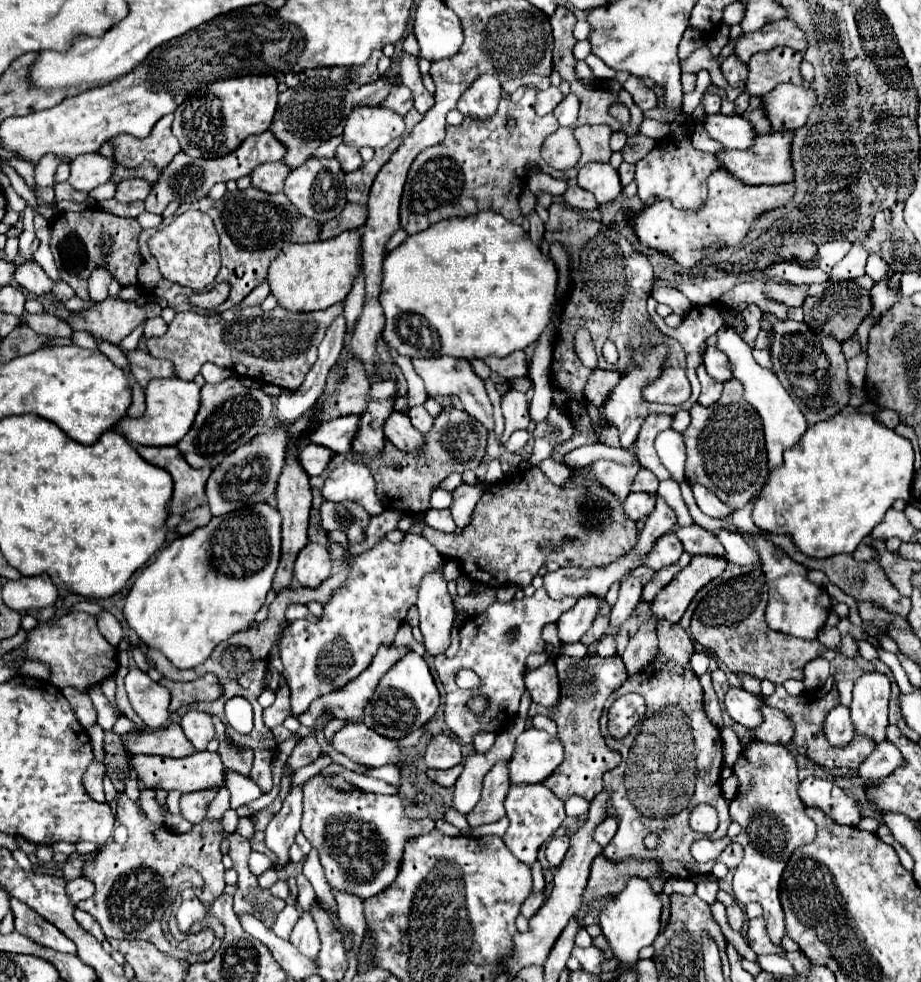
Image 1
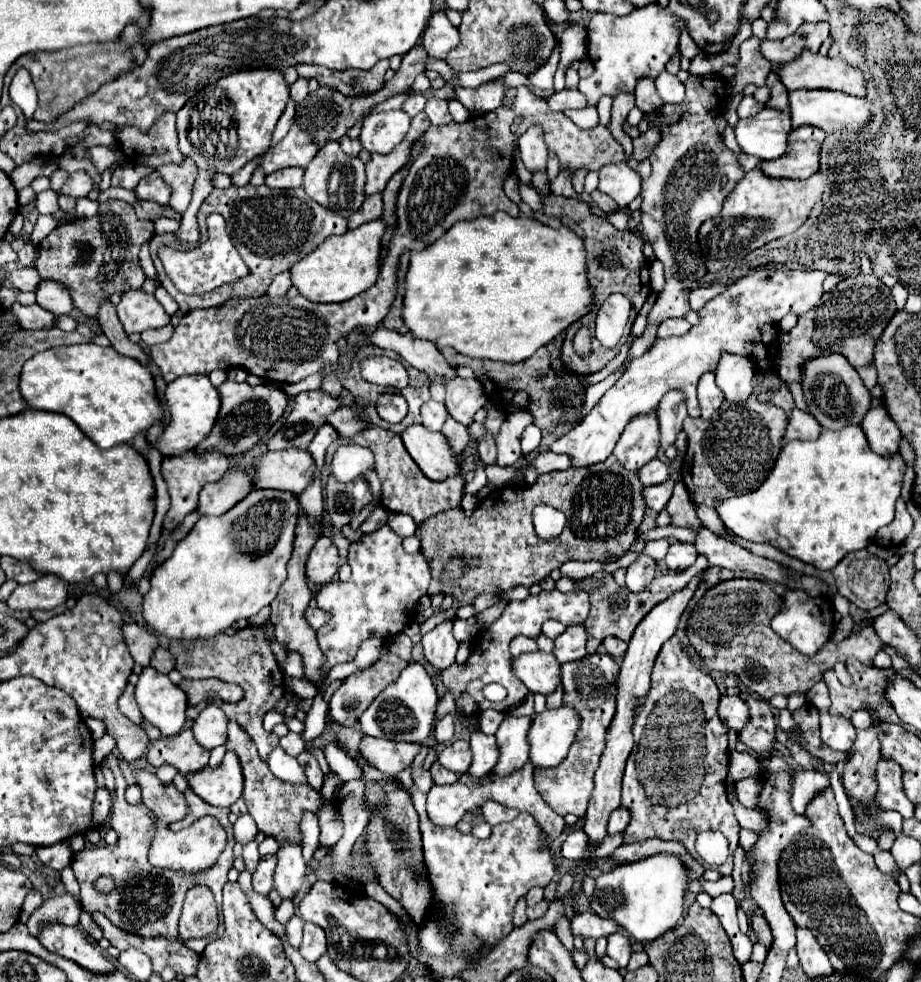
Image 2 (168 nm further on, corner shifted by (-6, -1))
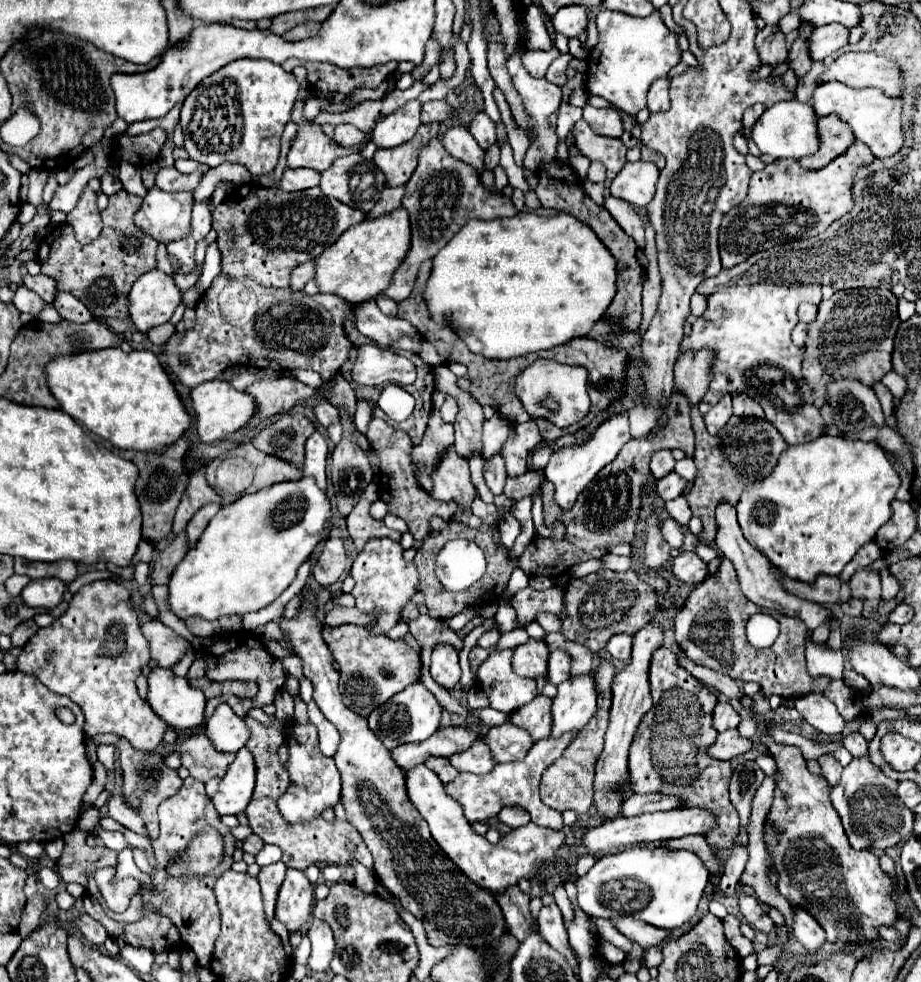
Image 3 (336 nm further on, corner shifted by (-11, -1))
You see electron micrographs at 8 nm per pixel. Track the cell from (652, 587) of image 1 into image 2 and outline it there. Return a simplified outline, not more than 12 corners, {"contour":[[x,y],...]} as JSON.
{"contour":[[698,556],[684,572],[652,580],[630,594],[608,572],[590,592],[588,654],[606,636],[630,640],[638,622],[662,600],[708,568]]}

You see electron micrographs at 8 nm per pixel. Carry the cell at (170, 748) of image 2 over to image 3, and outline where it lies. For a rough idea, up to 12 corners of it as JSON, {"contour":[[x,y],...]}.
{"contour":[[203,732],[179,738],[175,752],[203,784],[223,778],[235,754],[217,752]]}

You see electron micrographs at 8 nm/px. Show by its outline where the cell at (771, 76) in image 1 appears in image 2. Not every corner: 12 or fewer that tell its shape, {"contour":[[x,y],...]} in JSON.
{"contour":[[814,52],[780,64],[788,90],[824,88],[860,98],[858,68]]}

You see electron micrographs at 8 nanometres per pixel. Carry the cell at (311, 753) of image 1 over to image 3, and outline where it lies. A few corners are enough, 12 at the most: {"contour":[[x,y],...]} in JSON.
{"contour":[[323,626],[343,702],[357,714],[417,682],[405,640]]}

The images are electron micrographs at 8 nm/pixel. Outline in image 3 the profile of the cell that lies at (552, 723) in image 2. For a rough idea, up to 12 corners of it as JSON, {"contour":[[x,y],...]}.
{"contour":[[593,674],[559,684],[553,732],[579,732],[595,714]]}

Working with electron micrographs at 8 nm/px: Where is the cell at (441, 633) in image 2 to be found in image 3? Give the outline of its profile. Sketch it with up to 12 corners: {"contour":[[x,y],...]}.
{"contour":[[437,644],[431,676],[449,692],[461,678],[459,656]]}

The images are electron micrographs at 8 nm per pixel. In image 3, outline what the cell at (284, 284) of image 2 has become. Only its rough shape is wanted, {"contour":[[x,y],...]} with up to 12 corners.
{"contour":[[305,262],[295,268],[291,278],[293,290],[303,286],[315,276],[315,262]]}

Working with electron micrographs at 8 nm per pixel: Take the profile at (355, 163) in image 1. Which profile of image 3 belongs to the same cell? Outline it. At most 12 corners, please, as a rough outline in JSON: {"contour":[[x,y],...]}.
{"contour":[[351,124],[335,126],[333,140],[341,146],[355,146],[363,132]]}

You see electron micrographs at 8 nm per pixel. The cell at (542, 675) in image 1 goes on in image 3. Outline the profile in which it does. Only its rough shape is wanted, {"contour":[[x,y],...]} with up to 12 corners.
{"contour":[[529,638],[513,650],[513,670],[525,678],[547,678],[549,650]]}

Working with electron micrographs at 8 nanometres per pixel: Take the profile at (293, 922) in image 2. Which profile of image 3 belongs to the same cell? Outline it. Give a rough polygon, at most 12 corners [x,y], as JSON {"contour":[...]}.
{"contour":[[307,936],[295,948],[293,962],[307,964],[311,944]]}

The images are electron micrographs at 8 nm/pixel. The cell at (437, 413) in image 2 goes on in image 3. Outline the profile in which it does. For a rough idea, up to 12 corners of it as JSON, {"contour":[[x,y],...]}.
{"contour":[[445,398],[441,416],[445,422],[455,422],[459,412],[457,400]]}

